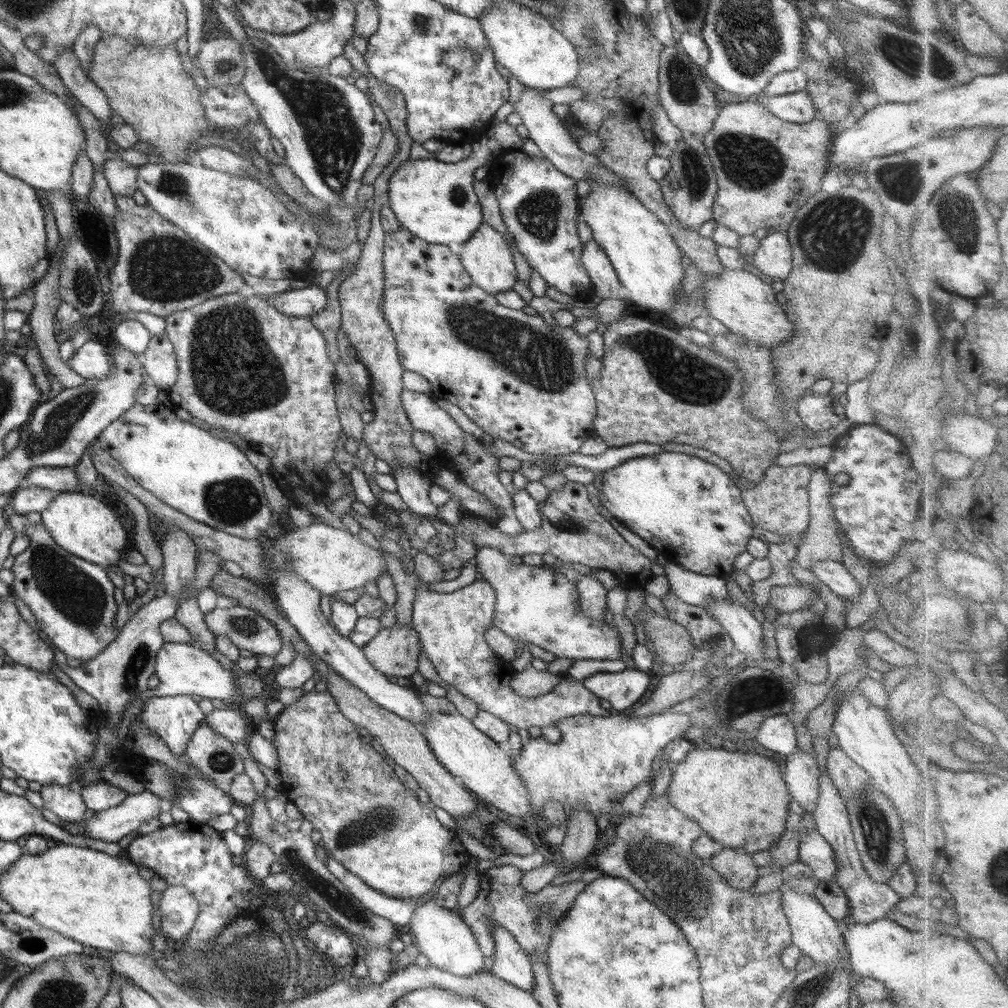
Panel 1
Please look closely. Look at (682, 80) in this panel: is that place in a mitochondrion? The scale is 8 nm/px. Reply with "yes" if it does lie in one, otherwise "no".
yes

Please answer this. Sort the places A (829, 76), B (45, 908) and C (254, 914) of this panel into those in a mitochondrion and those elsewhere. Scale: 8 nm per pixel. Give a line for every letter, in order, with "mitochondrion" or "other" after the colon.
A: other
B: other
C: other

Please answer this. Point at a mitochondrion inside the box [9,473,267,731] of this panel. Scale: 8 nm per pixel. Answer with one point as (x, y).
(74, 593)

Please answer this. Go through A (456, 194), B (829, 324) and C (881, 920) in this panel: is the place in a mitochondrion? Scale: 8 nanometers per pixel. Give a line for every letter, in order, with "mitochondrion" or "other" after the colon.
A: mitochondrion
B: other
C: other

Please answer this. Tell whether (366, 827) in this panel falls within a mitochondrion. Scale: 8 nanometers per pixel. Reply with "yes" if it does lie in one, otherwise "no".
yes

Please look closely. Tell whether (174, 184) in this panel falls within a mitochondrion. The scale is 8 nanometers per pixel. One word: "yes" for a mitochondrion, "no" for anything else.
yes

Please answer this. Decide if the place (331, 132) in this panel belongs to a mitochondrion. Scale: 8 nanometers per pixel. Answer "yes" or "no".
yes

